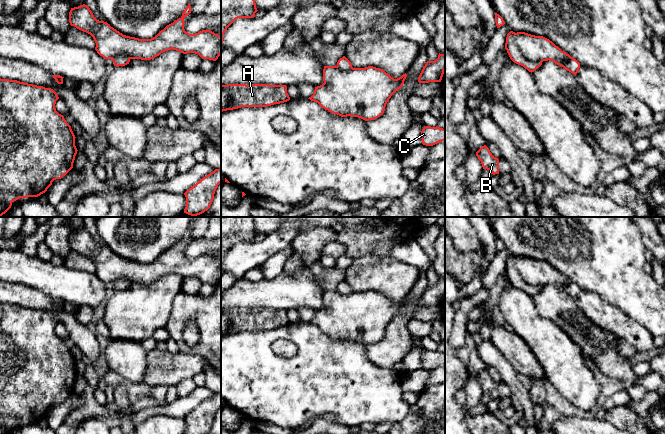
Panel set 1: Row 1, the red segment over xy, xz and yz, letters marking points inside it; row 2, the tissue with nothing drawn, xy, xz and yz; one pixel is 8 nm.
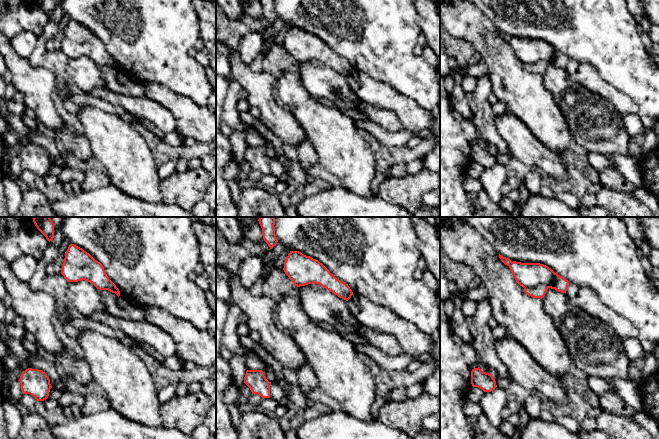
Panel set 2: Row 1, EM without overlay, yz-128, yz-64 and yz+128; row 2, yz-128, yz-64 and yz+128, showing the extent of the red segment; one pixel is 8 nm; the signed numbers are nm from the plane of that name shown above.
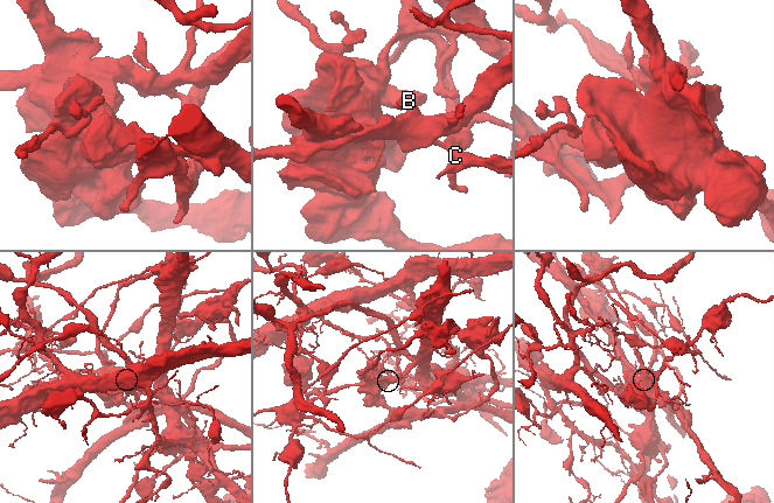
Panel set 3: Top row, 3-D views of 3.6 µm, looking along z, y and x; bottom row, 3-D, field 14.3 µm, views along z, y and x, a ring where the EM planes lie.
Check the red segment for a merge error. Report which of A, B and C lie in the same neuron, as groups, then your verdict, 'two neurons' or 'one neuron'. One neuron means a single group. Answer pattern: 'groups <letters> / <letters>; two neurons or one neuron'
groups A B / C; two neurons

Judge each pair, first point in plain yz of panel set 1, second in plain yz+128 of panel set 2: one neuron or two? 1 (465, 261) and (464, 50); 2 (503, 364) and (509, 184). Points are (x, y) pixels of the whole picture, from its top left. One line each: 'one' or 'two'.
1: one
2: two

